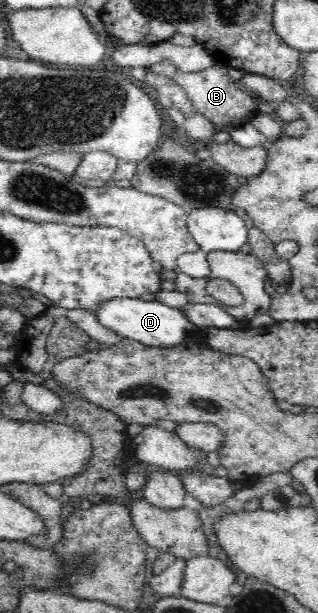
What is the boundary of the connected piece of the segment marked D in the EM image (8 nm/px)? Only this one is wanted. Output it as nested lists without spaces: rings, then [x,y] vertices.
[[[138,298],[108,300],[95,311],[101,324],[113,332],[140,344],[154,348],[172,348],[182,344],[188,336],[196,335],[200,328],[184,313],[184,309],[167,306],[161,302],[144,301]]]

